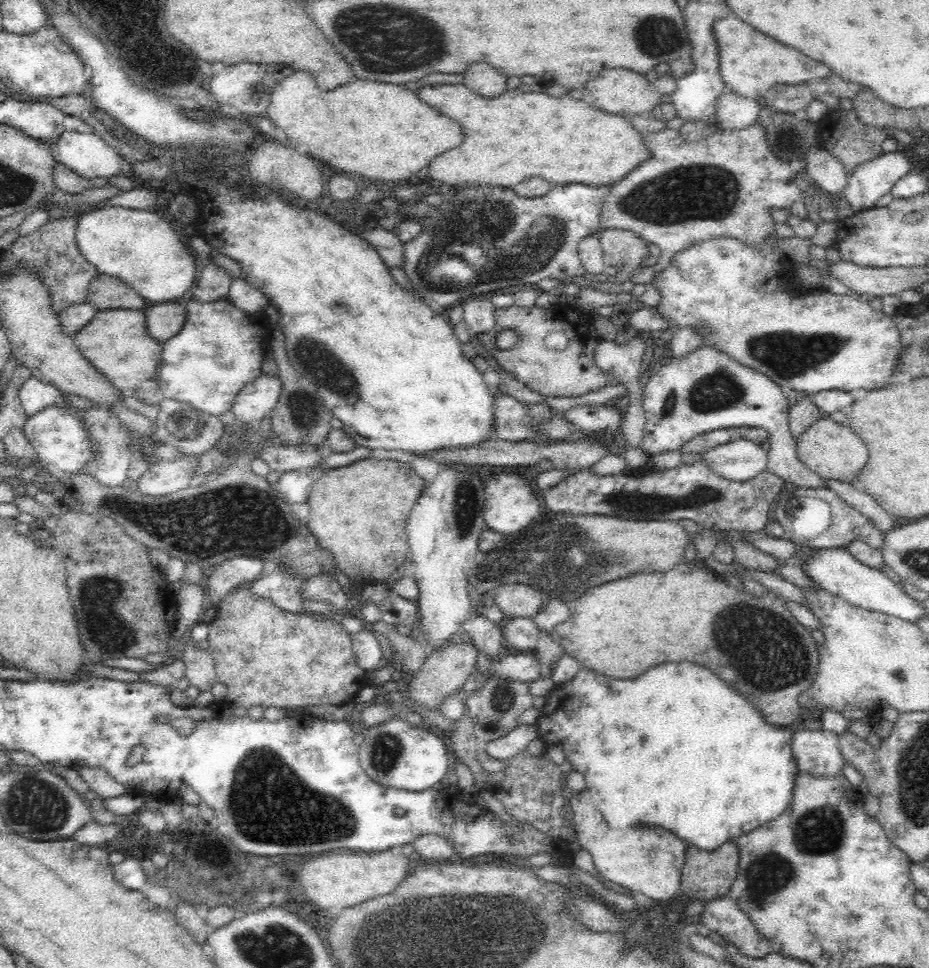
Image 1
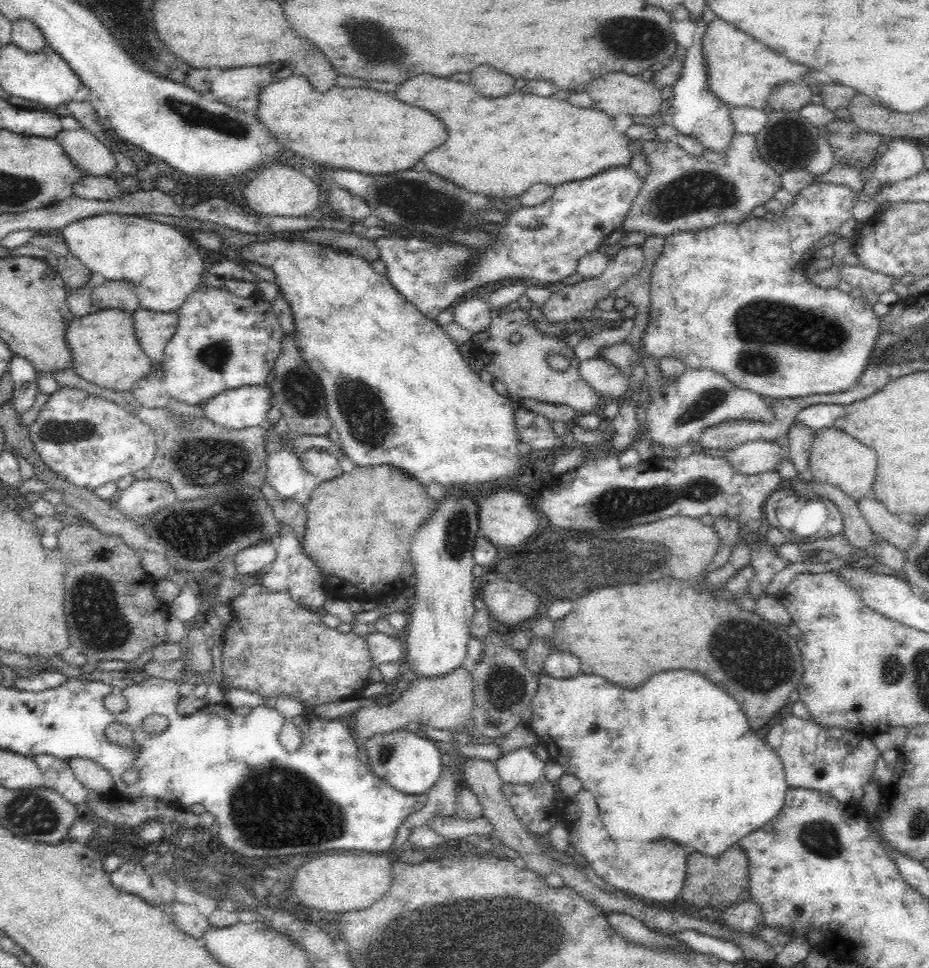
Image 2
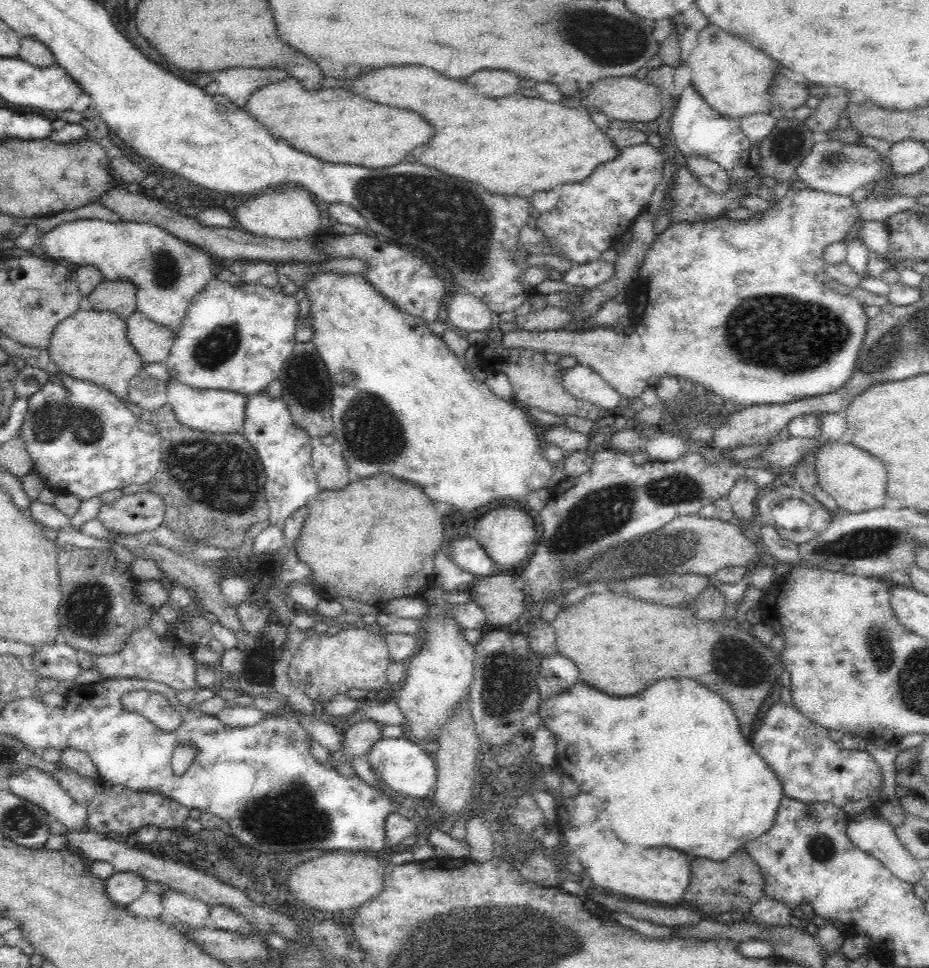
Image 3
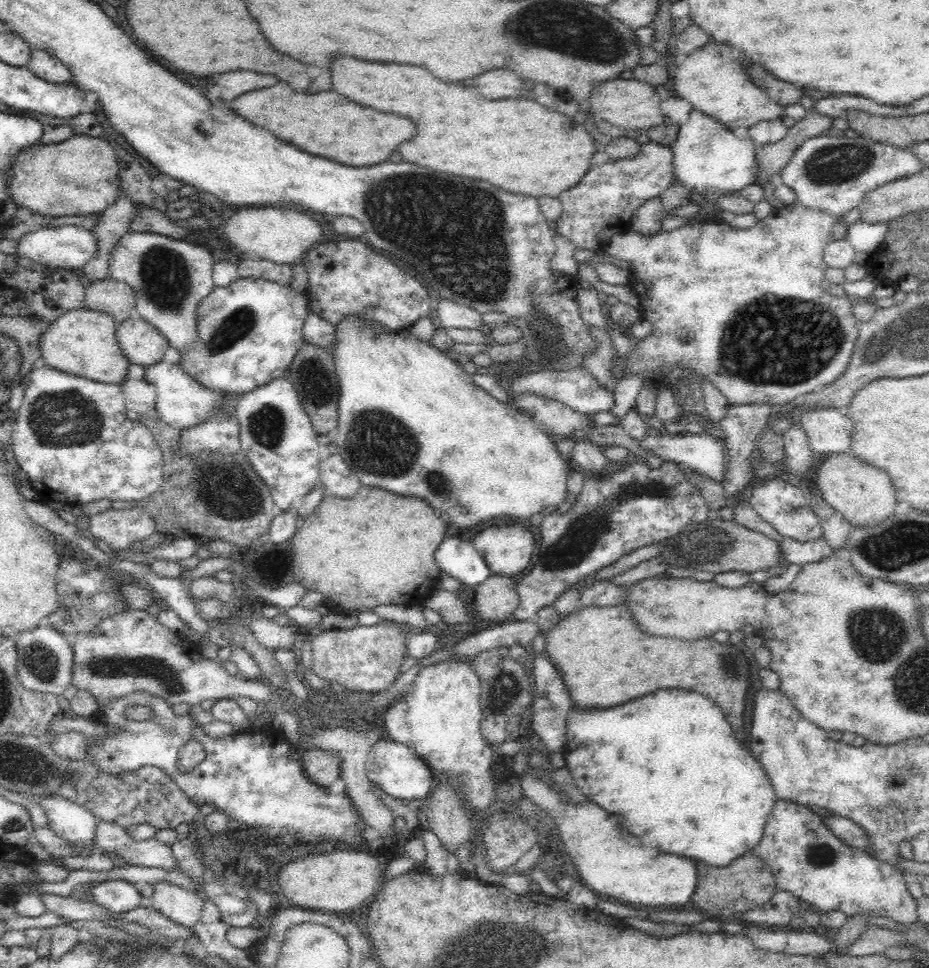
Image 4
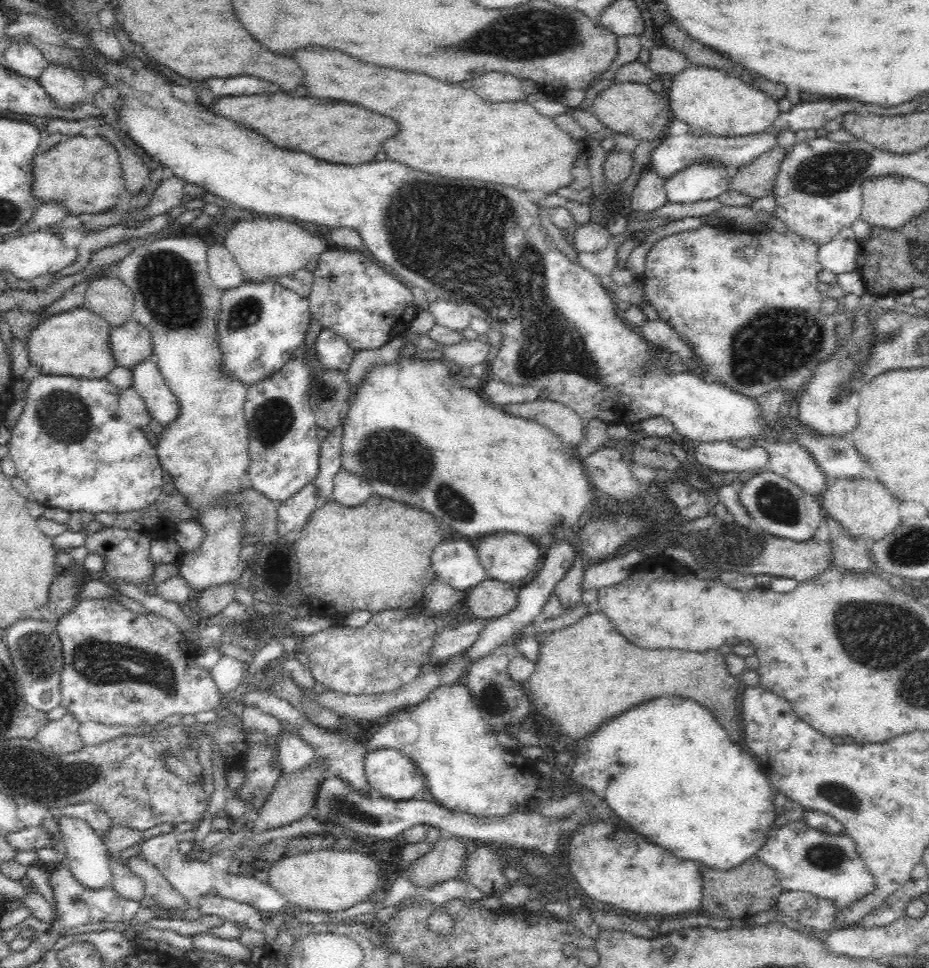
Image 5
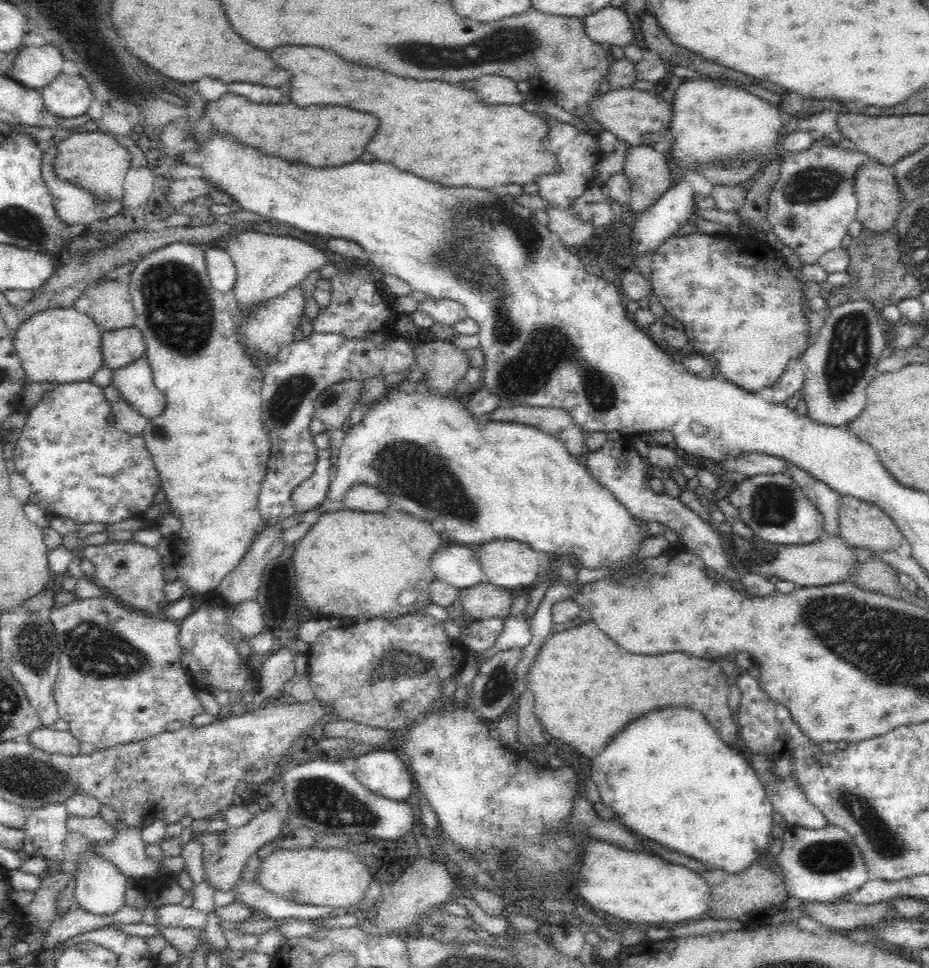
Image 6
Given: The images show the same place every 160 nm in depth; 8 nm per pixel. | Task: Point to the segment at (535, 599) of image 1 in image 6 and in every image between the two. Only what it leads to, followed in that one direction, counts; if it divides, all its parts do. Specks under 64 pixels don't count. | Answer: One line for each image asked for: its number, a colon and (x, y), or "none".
2: (507, 602)
3: (502, 603)
4: (495, 599)
5: (490, 599)
6: (483, 600)

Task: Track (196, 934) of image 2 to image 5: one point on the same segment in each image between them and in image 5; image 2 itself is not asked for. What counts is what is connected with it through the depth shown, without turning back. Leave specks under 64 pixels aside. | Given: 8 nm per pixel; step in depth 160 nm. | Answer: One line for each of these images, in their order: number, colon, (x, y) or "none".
3: (192, 912)
4: (183, 907)
5: (166, 897)

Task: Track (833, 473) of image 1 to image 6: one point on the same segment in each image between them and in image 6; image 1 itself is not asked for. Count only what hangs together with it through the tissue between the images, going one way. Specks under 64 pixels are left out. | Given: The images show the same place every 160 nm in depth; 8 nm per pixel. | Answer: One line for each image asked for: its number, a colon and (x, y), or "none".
2: (838, 459)
3: (857, 480)
4: (864, 495)
5: (864, 507)
6: (862, 524)

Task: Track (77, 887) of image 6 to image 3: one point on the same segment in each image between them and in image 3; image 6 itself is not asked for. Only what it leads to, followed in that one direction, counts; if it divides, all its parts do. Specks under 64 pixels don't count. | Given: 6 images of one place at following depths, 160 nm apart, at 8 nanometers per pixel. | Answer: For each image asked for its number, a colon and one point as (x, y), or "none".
3: (39, 788)
4: (71, 822)
5: (86, 857)

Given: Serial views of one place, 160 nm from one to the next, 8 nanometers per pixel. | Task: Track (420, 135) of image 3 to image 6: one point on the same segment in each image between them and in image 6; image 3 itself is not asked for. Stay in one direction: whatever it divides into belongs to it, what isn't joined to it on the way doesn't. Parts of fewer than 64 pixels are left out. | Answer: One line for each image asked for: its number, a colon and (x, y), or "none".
4: (327, 124)
5: (331, 130)
6: (318, 136)

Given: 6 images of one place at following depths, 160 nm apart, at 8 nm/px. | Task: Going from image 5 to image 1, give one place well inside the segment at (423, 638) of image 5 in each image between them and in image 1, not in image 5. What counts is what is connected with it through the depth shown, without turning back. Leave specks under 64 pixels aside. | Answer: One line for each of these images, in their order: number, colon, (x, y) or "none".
1: (265, 656)
2: (274, 646)
3: (357, 657)
4: (367, 659)

